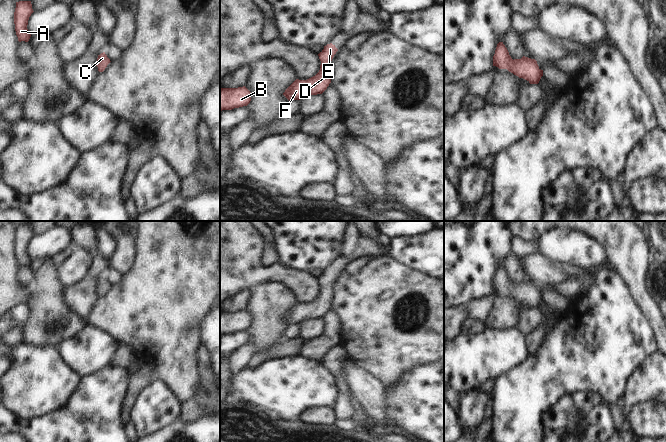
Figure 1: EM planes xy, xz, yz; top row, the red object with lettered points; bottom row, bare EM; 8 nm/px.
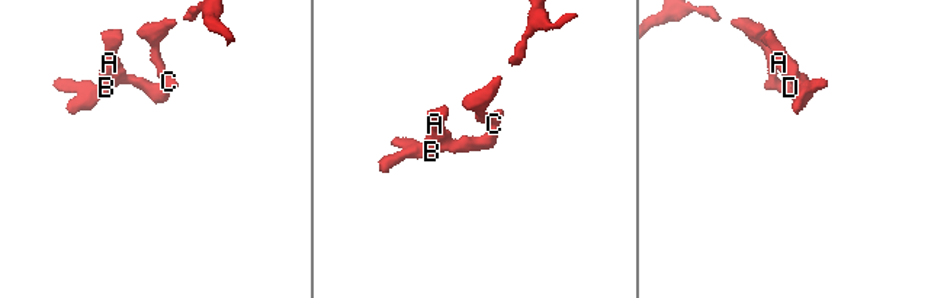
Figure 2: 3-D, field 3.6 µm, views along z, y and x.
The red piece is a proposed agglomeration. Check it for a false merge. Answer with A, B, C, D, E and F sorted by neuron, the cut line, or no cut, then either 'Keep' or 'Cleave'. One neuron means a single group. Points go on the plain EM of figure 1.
Groups: A B C D E F. No split. Keep

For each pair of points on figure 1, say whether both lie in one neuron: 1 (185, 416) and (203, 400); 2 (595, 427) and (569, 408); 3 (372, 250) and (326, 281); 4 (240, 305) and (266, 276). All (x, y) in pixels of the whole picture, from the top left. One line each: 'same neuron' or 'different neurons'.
1: same neuron
2: same neuron
3: same neuron
4: different neurons

